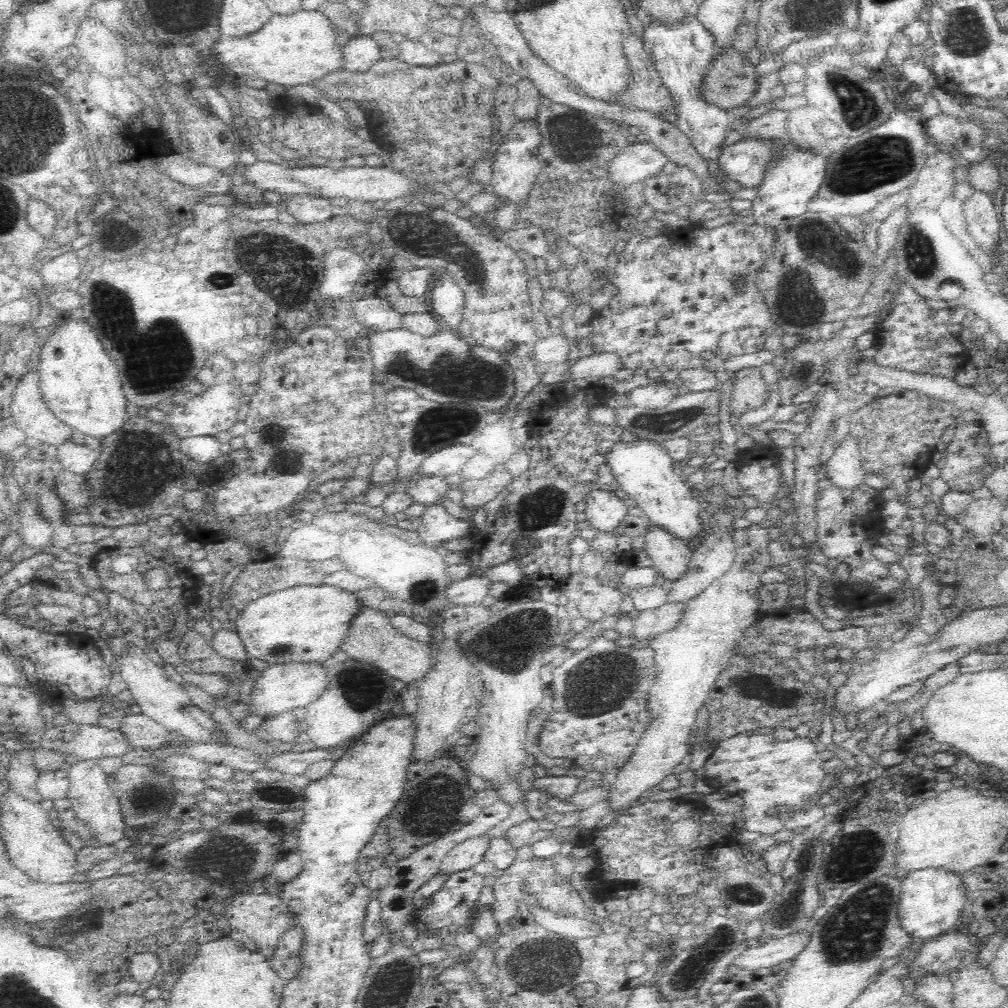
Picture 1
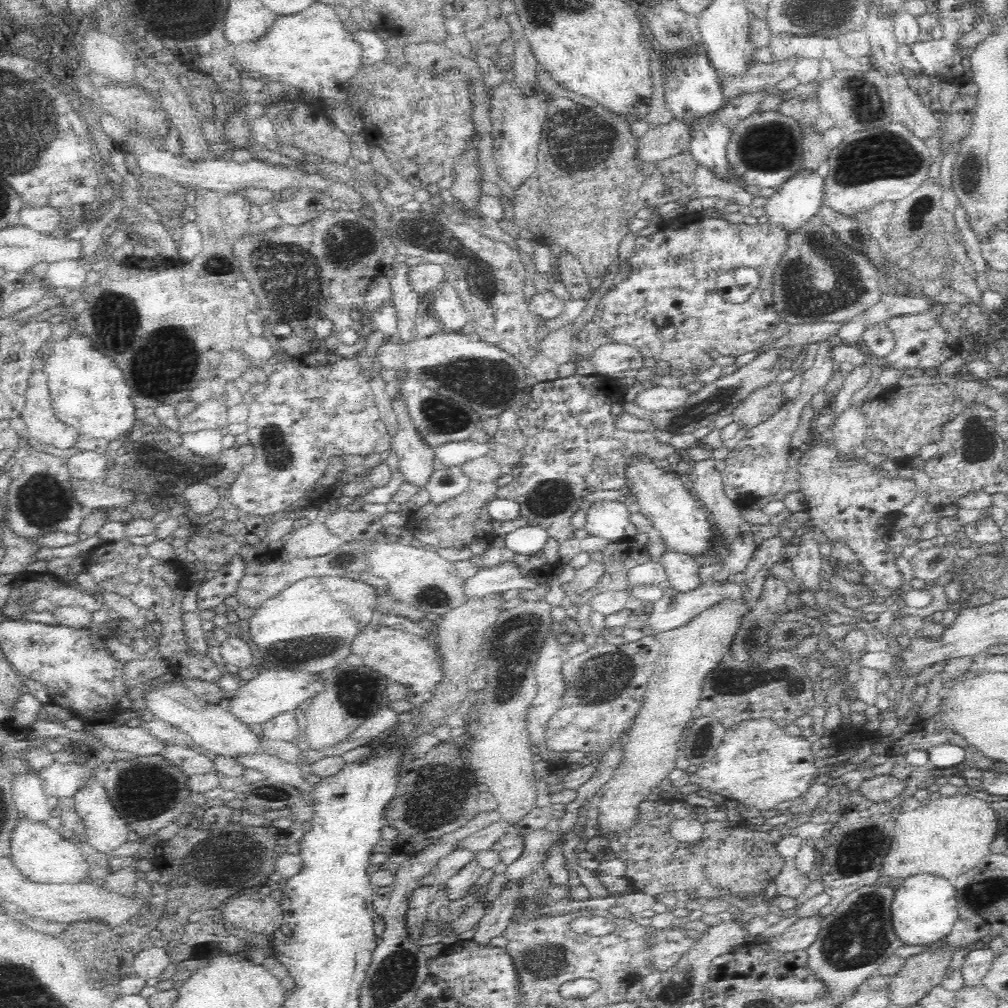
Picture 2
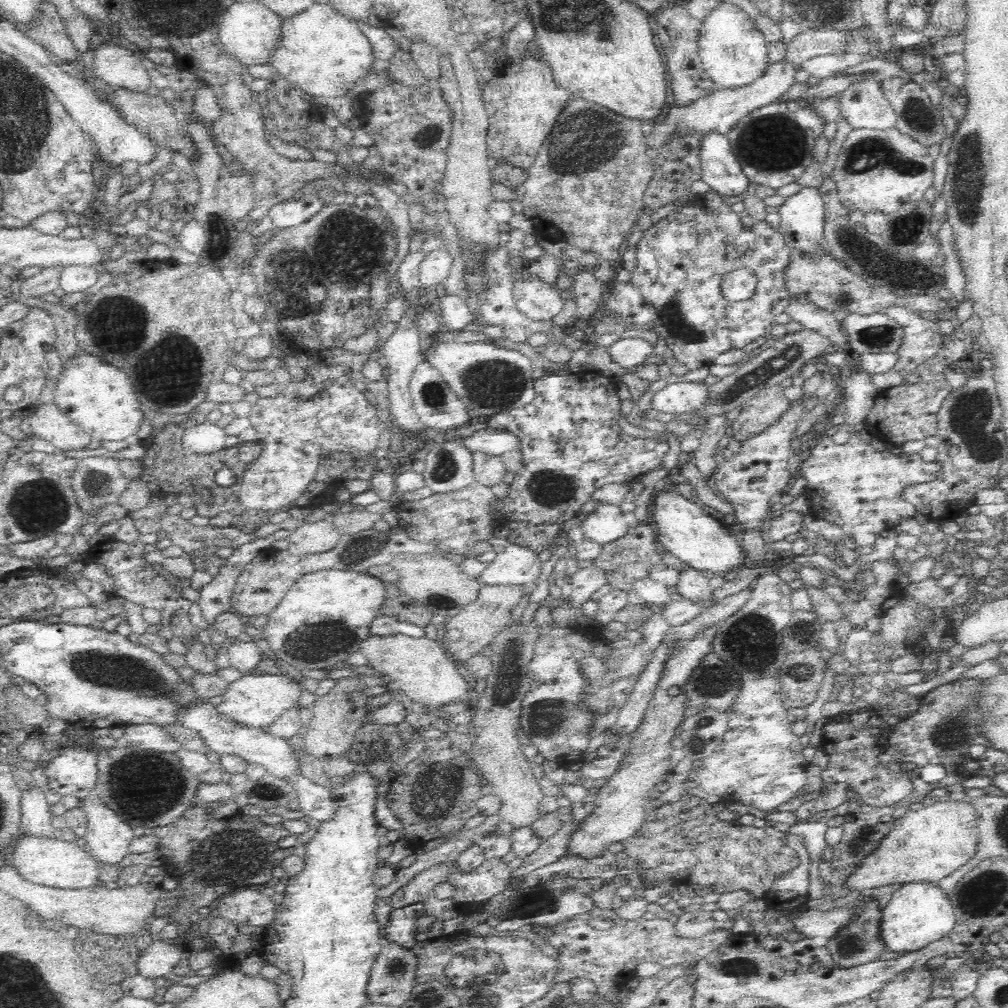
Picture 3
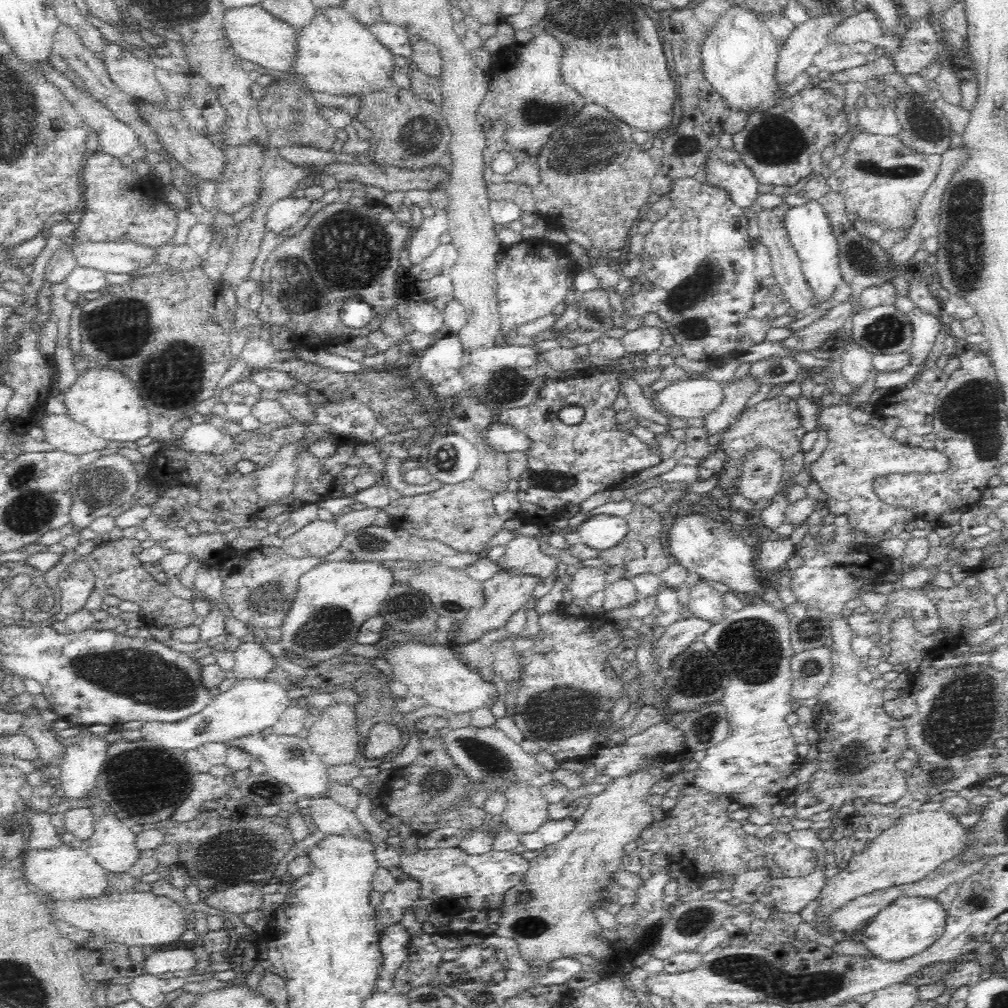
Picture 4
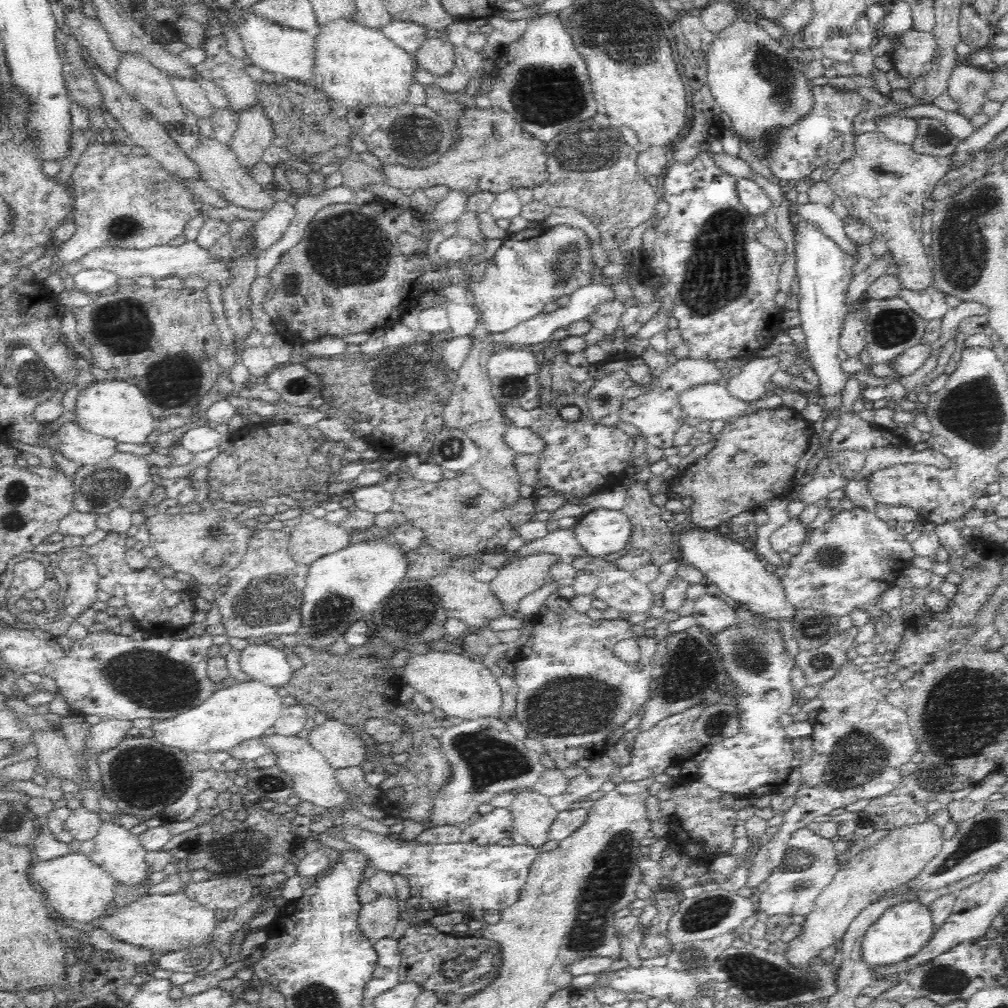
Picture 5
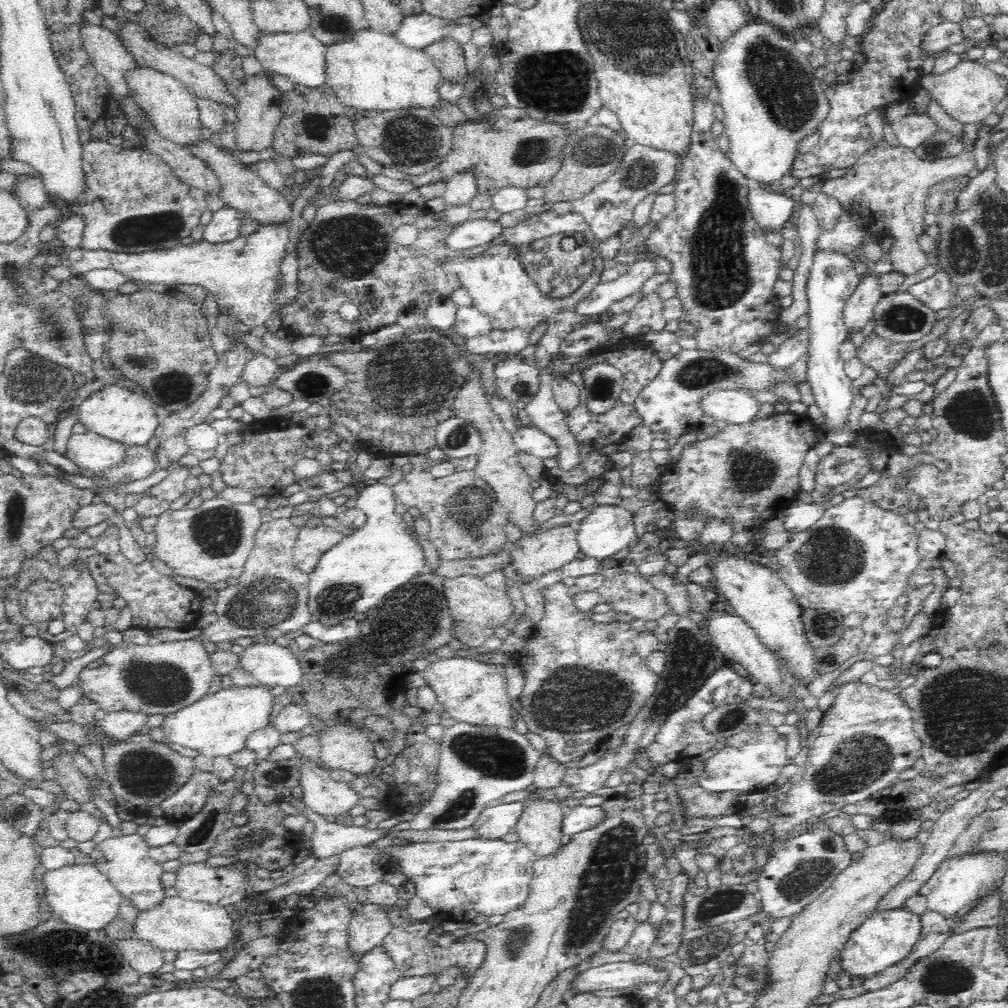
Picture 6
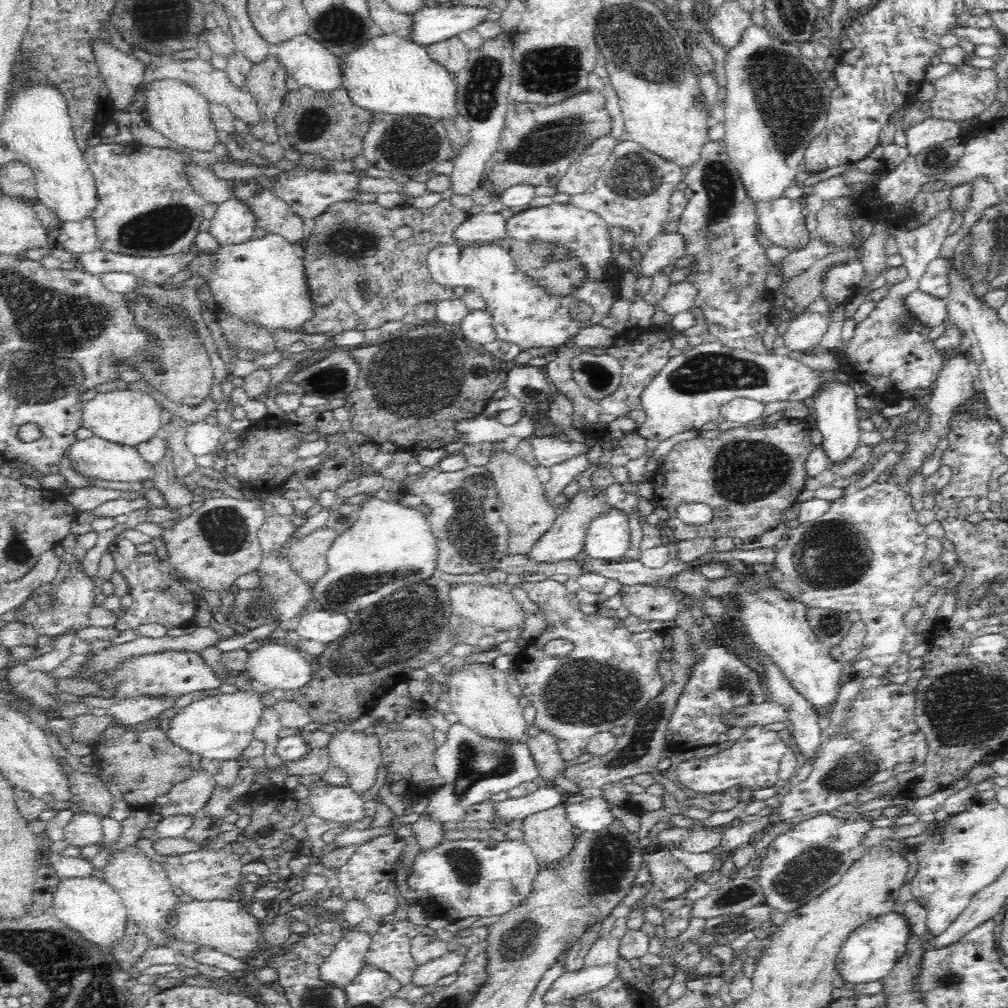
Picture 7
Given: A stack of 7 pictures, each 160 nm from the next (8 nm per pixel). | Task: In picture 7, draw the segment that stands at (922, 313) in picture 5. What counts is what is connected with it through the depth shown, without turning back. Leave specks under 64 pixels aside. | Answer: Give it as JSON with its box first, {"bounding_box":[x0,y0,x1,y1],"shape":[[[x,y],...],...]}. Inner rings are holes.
{"bounding_box":[917,257,954,302],"shape":[[[937,257],[927,267],[926,273],[919,281],[917,290],[947,302],[948,296],[951,294],[950,276],[952,270],[954,270],[952,259]]]}

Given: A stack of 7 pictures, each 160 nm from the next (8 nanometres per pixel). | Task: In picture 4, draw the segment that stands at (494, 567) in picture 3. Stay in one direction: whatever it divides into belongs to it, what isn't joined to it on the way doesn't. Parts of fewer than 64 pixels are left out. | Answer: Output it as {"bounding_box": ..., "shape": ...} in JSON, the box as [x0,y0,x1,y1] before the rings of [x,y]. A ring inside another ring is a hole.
{"bounding_box":[497,535,556,579],"shape":[[[518,535],[504,546],[504,555],[497,563],[499,572],[512,576],[536,576],[540,579],[556,575],[556,559],[540,550],[542,540]]]}

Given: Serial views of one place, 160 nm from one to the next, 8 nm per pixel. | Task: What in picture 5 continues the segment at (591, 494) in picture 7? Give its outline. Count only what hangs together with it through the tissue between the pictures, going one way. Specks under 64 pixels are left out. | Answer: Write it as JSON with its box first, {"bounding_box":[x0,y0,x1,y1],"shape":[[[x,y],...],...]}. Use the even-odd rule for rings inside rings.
{"bounding_box":[490,554,559,615],"shape":[[[534,554],[518,558],[498,571],[490,581],[490,590],[501,604],[501,614],[518,615],[520,600],[542,588],[549,576],[549,566],[559,558],[551,554]]]}

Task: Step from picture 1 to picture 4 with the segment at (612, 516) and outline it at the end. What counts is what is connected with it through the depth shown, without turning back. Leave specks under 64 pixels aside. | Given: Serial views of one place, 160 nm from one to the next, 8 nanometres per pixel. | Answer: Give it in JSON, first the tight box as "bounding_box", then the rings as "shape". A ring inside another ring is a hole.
{"bounding_box":[576,514,628,551],"shape":[[[609,514],[591,515],[576,527],[580,542],[597,551],[616,546],[628,532],[627,520]]]}

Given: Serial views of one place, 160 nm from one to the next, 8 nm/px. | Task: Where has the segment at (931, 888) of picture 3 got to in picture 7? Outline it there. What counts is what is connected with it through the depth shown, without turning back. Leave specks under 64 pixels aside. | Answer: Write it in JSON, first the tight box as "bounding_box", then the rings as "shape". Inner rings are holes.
{"bounding_box":[836,911,912,984],"shape":[[[888,911],[867,920],[862,926],[855,928],[840,947],[836,973],[840,974],[845,982],[852,984],[884,979],[899,962],[900,956],[906,952],[906,944],[912,932],[910,921],[902,913]]]}

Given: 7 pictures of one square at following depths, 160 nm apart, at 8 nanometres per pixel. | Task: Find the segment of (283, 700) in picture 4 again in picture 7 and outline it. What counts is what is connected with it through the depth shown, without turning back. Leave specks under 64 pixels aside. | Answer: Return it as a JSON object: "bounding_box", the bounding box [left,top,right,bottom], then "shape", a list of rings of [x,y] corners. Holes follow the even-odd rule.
{"bounding_box":[167,689,265,761],"shape":[[[251,689],[199,698],[198,702],[180,709],[172,718],[167,738],[177,748],[191,755],[218,761],[239,760],[240,754],[253,742],[254,730],[262,719],[265,710],[262,695]]]}

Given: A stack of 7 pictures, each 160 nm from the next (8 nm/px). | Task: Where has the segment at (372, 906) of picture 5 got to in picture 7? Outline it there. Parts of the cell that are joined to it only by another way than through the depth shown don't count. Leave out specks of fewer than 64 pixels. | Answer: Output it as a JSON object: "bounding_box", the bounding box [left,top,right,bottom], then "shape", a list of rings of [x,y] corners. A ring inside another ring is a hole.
{"bounding_box":[321,926,372,989],"shape":[[[346,926],[340,942],[321,967],[322,977],[344,989],[365,965],[364,958],[370,950],[370,944],[372,944],[370,932],[354,928],[350,930],[349,926]]]}

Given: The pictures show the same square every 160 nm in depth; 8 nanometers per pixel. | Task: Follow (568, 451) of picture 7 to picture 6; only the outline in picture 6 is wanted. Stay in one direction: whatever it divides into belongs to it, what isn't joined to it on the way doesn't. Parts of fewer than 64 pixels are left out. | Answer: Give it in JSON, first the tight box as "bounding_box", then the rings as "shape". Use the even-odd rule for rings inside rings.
{"bounding_box":[511,426,559,459],"shape":[[[518,426],[511,437],[520,453],[531,454],[541,459],[556,457],[559,454],[557,442],[536,426],[532,428]]]}

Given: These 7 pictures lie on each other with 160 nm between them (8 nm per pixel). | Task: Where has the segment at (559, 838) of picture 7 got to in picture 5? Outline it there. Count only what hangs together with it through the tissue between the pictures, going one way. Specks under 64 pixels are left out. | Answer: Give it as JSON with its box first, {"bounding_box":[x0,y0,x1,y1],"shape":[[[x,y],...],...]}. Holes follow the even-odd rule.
{"bounding_box":[510,789,559,848],"shape":[[[531,789],[515,793],[510,806],[513,832],[527,839],[527,844],[539,848],[548,841],[548,830],[559,814],[549,798]]]}

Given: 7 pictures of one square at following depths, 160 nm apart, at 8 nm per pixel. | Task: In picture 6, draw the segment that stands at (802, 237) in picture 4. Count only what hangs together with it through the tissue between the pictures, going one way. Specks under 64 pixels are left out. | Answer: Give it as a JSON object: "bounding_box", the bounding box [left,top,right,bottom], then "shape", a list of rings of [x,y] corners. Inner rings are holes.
{"bounding_box":[806,250,862,429],"shape":[[[815,250],[810,276],[806,282],[808,300],[808,363],[807,379],[815,403],[820,408],[825,421],[825,429],[841,427],[852,404],[852,380],[844,373],[844,361],[840,357],[840,346],[846,342],[848,333],[843,323],[843,308],[850,295],[861,284],[862,270],[852,254],[834,250]]]}

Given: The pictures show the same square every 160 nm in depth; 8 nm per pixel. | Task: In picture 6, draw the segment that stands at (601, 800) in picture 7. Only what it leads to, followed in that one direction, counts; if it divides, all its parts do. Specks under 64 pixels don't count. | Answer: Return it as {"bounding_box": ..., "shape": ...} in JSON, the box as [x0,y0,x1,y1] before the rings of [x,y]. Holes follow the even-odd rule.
{"bounding_box":[562,806,604,836],"shape":[[[563,806],[562,835],[575,836],[604,820],[604,813],[600,806]]]}

